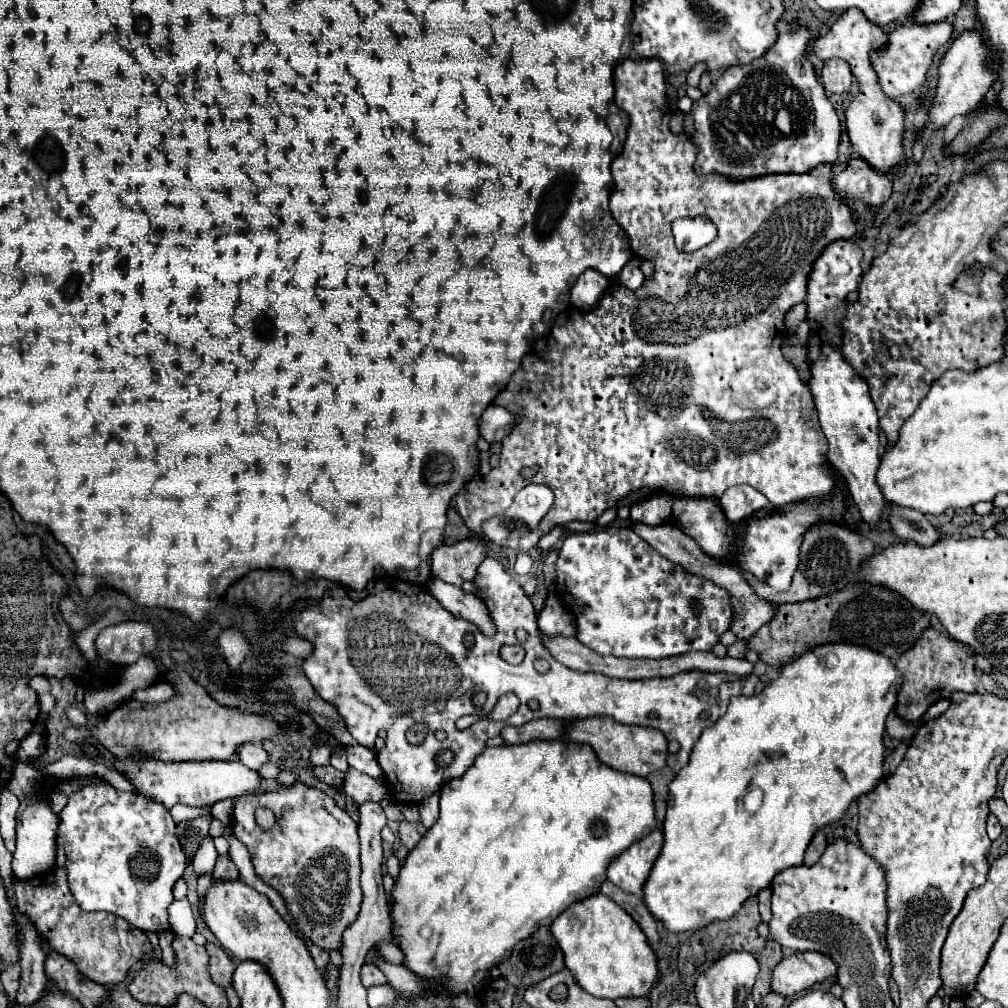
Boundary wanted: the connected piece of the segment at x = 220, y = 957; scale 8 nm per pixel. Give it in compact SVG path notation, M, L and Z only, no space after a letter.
M206 943L204 945L208 955L210 955L210 963L208 963L208 971L210 971L210 977L214 979L216 985L220 987L228 987L232 985L232 973L236 969L236 963L214 943Z

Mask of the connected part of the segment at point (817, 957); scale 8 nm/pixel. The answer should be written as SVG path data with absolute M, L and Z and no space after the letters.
M794 951L772 973L772 991L788 997L836 977L838 965L820 951Z

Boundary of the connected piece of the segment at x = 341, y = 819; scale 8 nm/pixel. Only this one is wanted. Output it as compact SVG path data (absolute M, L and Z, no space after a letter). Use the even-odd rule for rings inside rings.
M294 783L290 787L280 787L270 793L256 793L238 797L234 801L234 819L232 833L238 841L246 845L250 851L250 859L256 875L270 887L274 887L290 911L296 927L304 933L308 941L322 947L326 953L342 947L342 931L354 923L358 917L358 907L362 905L362 889L360 889L360 841L358 841L358 825L342 811L332 797L322 793L316 787L308 787L304 783ZM258 807L268 807L276 815L276 825L270 831L262 831L254 823L254 811Z

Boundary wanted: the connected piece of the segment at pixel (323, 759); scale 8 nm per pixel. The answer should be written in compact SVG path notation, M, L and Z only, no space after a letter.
M318 745L310 751L310 763L312 765L328 765L330 757L332 757L332 751L326 745Z

